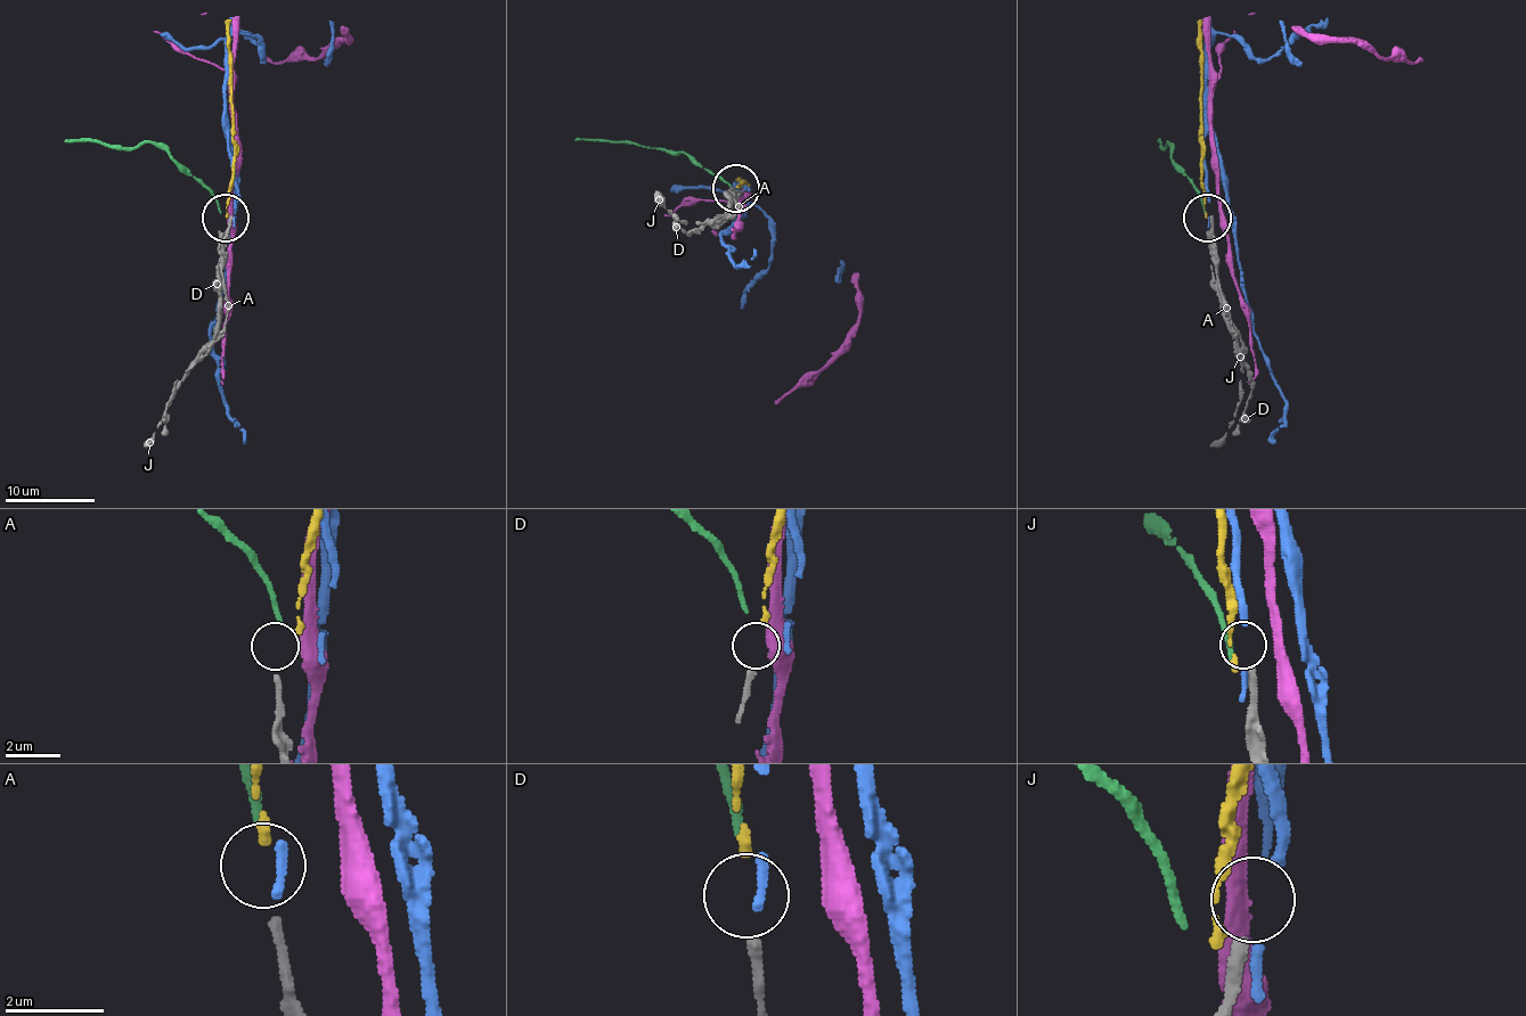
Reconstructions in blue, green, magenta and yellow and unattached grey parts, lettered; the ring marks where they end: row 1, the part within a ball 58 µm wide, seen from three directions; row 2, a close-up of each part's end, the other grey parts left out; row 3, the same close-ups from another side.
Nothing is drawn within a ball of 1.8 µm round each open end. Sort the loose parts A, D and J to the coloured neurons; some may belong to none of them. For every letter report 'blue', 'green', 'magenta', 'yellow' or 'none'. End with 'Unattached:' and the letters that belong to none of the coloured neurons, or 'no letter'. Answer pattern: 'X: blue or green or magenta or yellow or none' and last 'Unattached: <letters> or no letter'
A: green
D: yellow
J: none
Unattached: J

